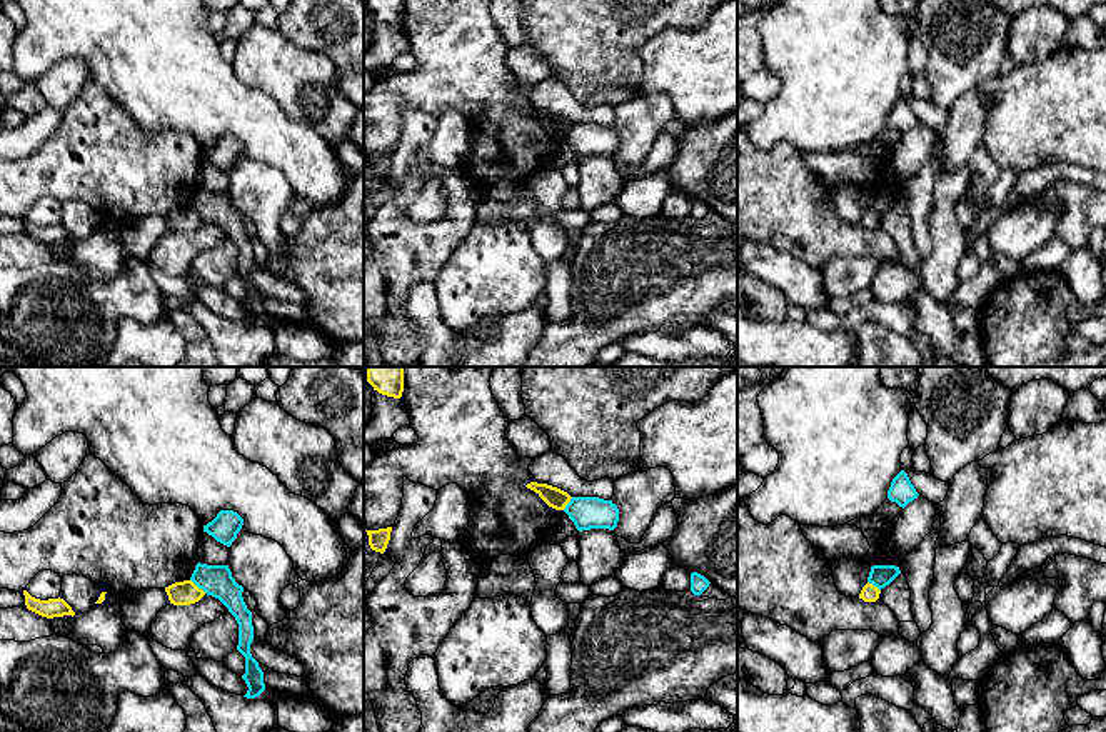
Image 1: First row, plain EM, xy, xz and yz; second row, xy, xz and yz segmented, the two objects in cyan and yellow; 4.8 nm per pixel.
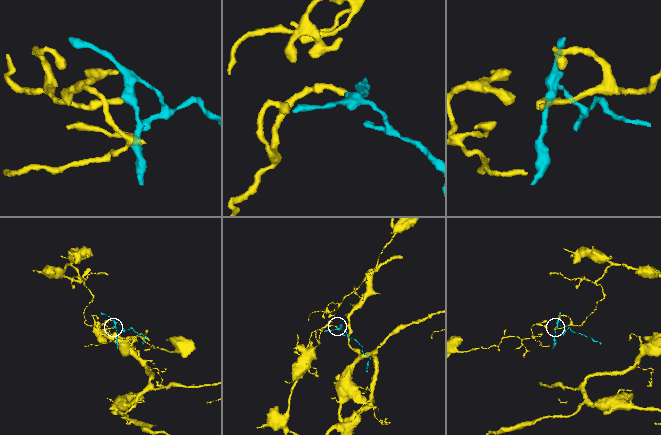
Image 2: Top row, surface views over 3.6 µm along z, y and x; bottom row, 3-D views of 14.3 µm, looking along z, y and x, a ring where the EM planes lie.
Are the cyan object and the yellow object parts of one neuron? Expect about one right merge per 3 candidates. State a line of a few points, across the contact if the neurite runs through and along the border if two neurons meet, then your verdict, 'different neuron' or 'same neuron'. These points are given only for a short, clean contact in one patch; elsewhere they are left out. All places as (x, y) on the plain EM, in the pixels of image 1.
line xy (191, 205), (206, 219); different neuron

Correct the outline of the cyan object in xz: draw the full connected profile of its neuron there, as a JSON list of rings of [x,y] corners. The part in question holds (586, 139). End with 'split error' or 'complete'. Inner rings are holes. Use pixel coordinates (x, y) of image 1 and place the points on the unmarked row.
[[[572,123],[564,138],[579,158],[591,155],[614,157],[619,148],[617,132],[599,123]]]; complete

